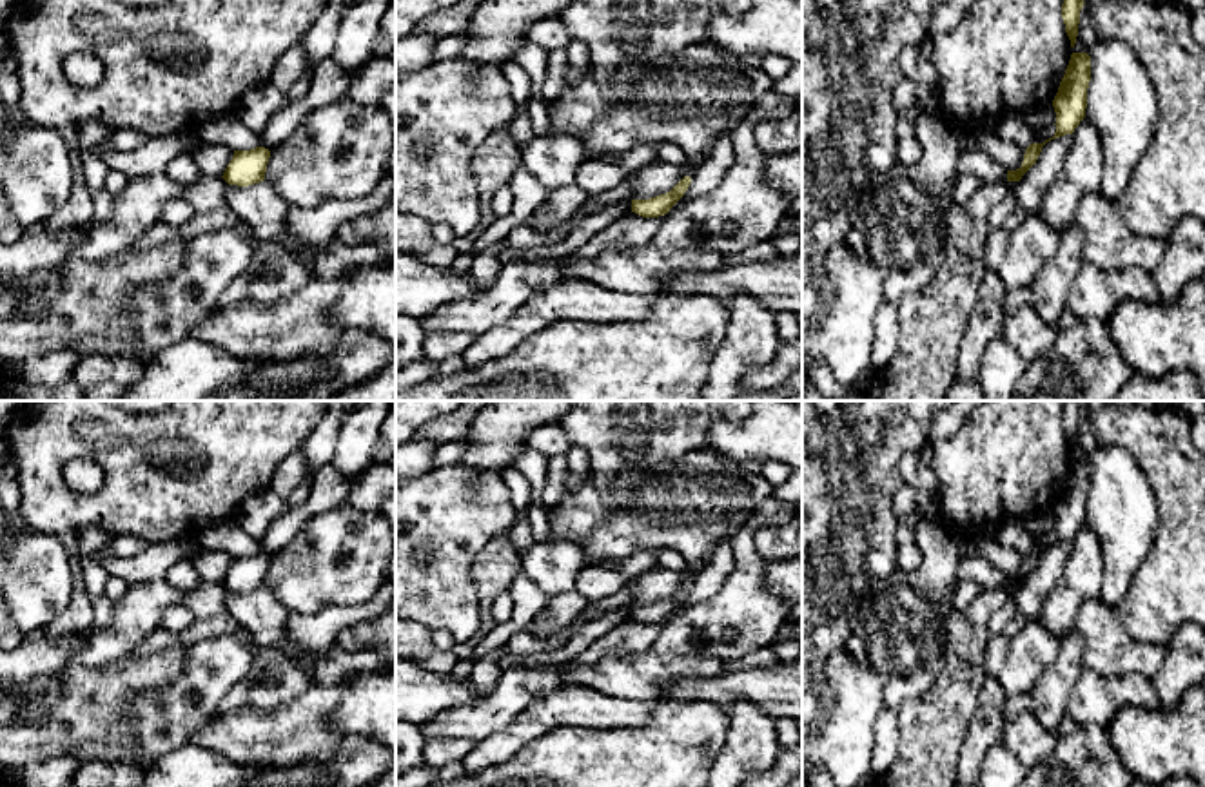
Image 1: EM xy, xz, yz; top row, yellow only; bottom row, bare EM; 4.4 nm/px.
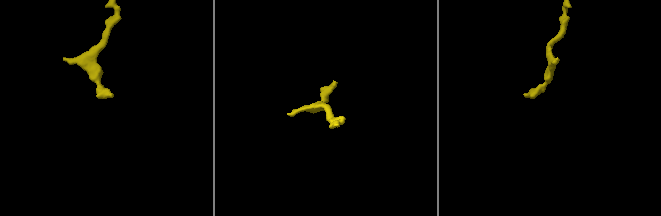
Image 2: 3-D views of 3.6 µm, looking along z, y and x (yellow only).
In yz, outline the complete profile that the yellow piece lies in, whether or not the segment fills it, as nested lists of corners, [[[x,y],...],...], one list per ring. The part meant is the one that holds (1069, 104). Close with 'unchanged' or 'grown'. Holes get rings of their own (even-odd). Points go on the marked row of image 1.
[[[1073,53],[1071,54],[1071,60],[1069,60],[1069,65],[1065,69],[1065,74],[1060,82],[1060,87],[1058,87],[1058,92],[1053,100],[1053,107],[1054,107],[1054,112],[1056,112],[1056,132],[1053,138],[1045,140],[1043,143],[1031,143],[1027,149],[1025,149],[1025,154],[1024,154],[1024,161],[1022,161],[1022,167],[1016,169],[1016,170],[1007,170],[1007,181],[1020,181],[1022,176],[1036,163],[1040,152],[1042,152],[1042,147],[1054,140],[1054,138],[1060,138],[1060,136],[1065,136],[1065,134],[1073,134],[1074,129],[1080,125],[1080,121],[1085,118],[1085,109],[1087,109],[1087,89],[1089,89],[1089,82],[1091,82],[1091,56],[1087,53]]] | unchanged

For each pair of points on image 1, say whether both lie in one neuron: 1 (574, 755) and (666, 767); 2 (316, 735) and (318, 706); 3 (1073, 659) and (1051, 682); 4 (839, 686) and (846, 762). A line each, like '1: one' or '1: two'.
1: one
2: one
3: one
4: one

